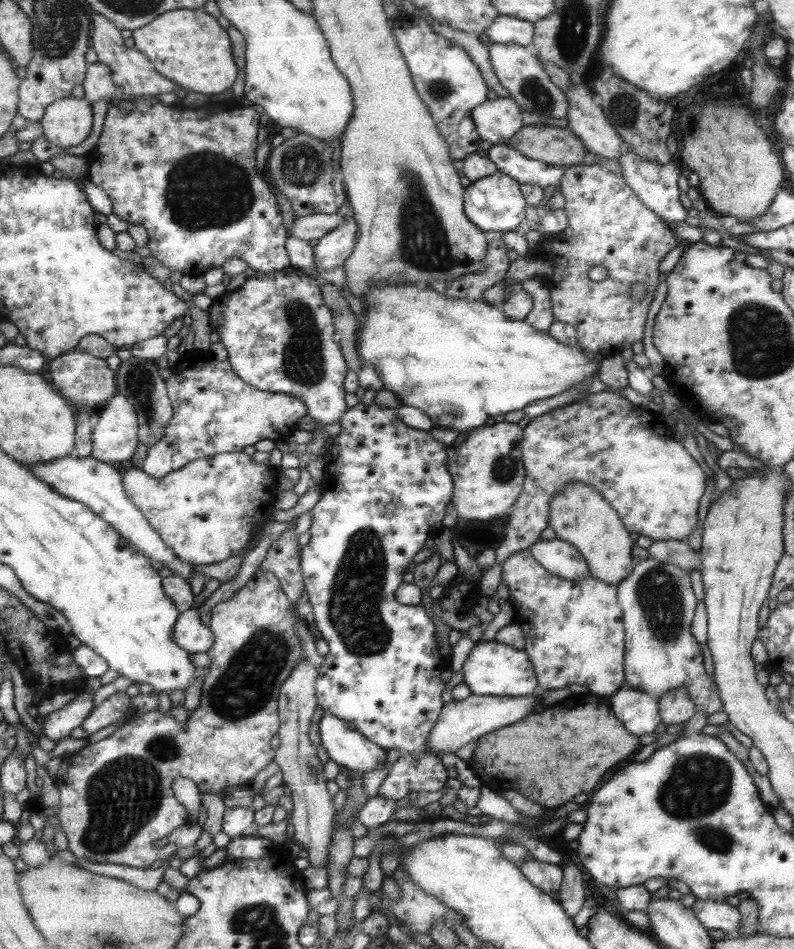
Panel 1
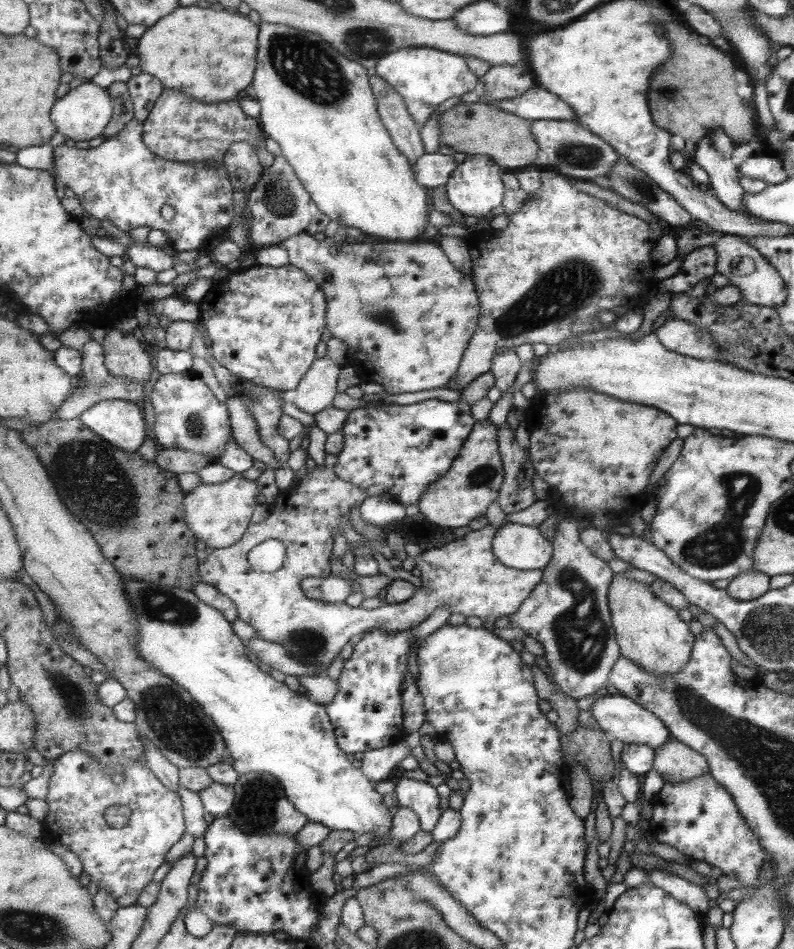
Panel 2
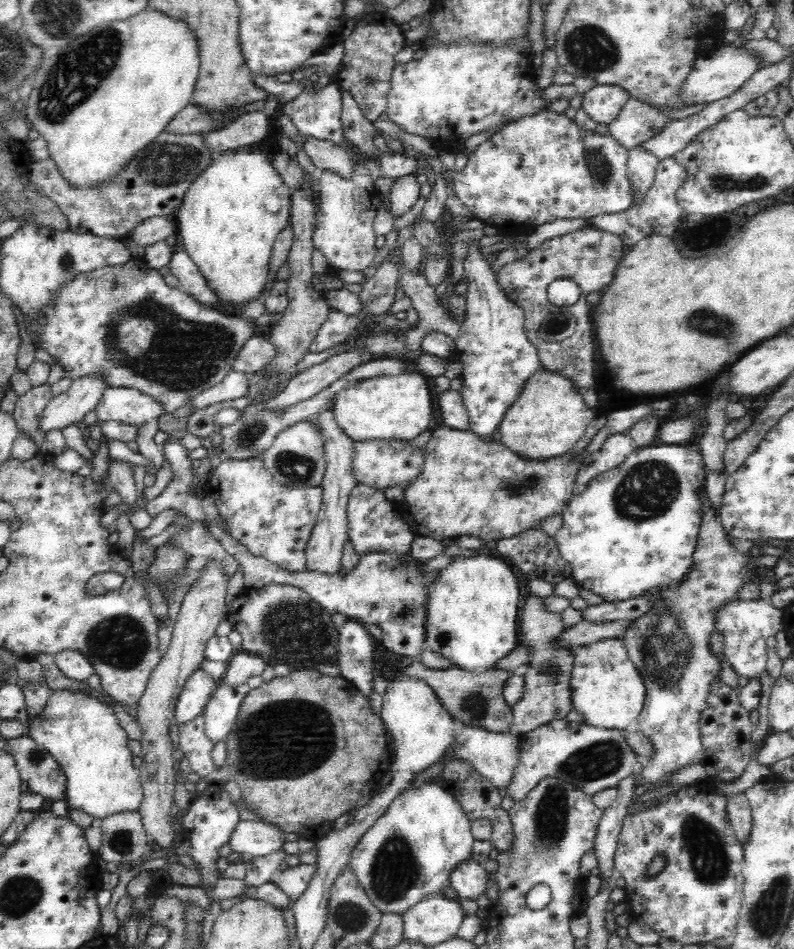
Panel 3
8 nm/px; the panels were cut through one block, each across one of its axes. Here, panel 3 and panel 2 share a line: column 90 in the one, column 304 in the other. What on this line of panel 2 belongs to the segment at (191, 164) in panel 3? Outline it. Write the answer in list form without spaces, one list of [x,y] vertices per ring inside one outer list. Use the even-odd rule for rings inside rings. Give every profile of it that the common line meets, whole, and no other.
[[[281,154],[275,157],[271,166],[263,167],[260,178],[247,192],[252,211],[251,229],[248,240],[258,247],[280,244],[296,234],[318,234],[324,232],[331,218],[325,215],[311,199],[293,166]]]

